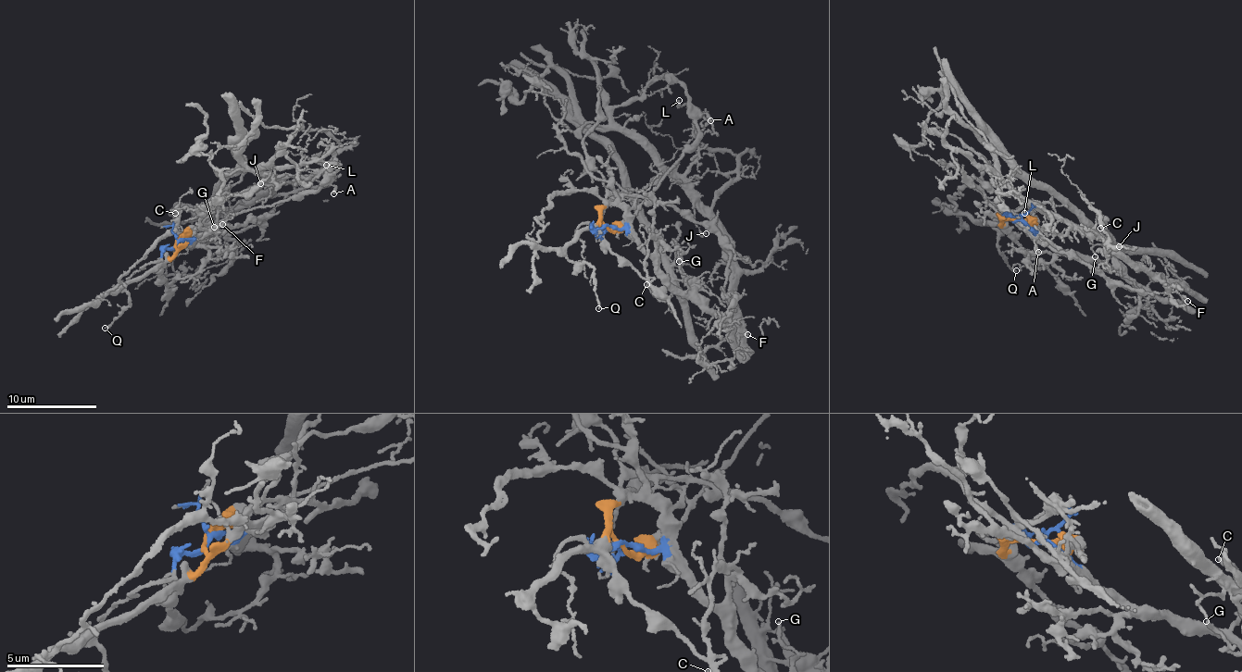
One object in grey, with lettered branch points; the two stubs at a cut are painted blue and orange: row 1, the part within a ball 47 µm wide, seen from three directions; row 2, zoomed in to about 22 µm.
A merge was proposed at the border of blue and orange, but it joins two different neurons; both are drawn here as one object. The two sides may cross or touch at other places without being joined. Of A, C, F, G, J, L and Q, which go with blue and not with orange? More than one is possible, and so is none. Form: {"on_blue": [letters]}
{"on_blue": ["C", "F", "G", "J", "L"]}

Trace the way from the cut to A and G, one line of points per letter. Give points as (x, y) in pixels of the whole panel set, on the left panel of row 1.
A: (178, 243), (181, 233), (273, 203), (299, 198), (325, 182), (334, 188), (333, 193)
G: (178, 243), (185, 239), (191, 245), (188, 242), (196, 238), (203, 241), (213, 228)

